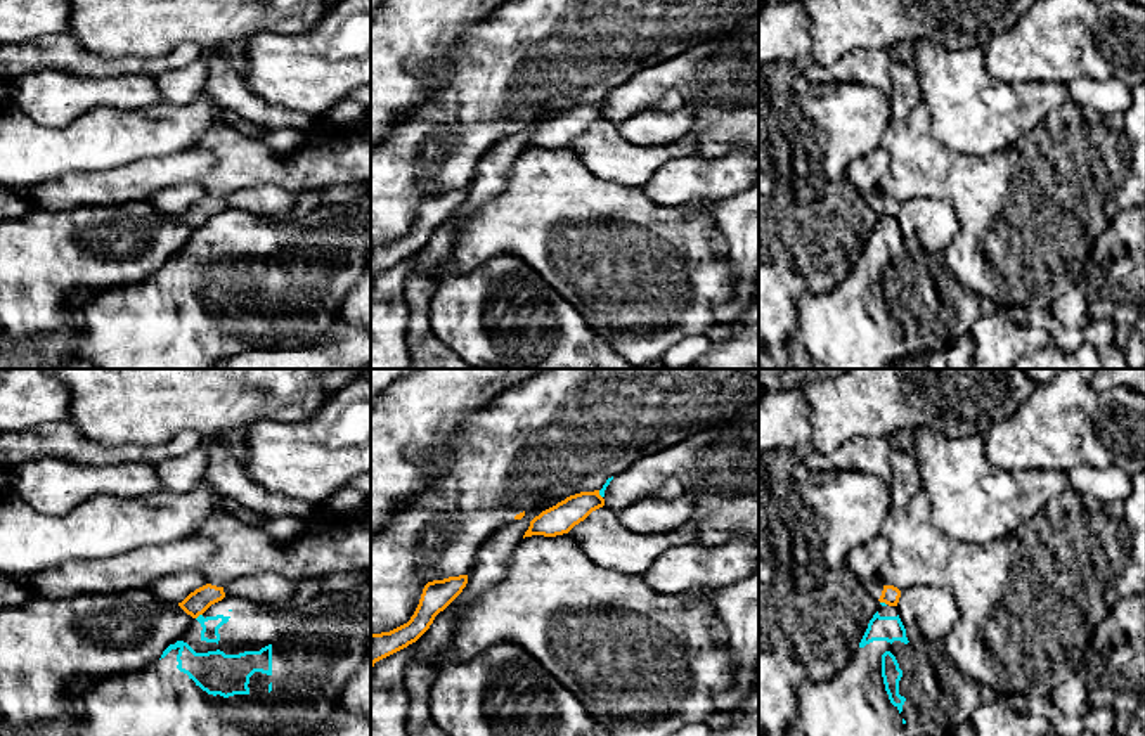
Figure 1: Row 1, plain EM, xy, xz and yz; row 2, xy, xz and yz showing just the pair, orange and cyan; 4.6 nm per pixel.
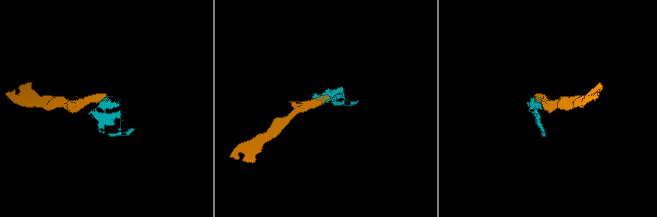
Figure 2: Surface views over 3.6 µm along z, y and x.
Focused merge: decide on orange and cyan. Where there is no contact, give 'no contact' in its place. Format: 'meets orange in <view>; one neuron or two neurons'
meets orange in xy; two neurons

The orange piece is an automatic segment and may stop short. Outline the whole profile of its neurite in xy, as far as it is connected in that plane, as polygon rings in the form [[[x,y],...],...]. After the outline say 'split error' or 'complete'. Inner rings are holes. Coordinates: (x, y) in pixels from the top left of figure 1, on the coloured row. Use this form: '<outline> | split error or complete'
[[[206,584],[194,592],[191,592],[178,606],[191,615],[192,618],[197,618],[203,615],[211,604],[222,601],[225,597],[223,587],[217,587],[211,584]]] | complete

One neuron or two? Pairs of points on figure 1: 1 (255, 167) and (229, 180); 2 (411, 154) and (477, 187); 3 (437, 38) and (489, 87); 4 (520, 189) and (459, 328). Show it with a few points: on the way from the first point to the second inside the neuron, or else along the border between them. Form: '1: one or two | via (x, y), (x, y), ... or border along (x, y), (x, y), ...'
1: one | via (248, 167), (236, 174)
2: two | border along (489, 149), (478, 160), (475, 175), (466, 186)
3: two | border along (478, 21), (452, 47), (452, 75), (433, 87)
4: two | border along (530, 265), (496, 253), (468, 271), (451, 269)

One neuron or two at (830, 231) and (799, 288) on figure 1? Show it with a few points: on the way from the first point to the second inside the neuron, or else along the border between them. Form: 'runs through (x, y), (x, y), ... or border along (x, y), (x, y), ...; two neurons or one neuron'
runs through (816, 245), (799, 264), (799, 274); one neuron

